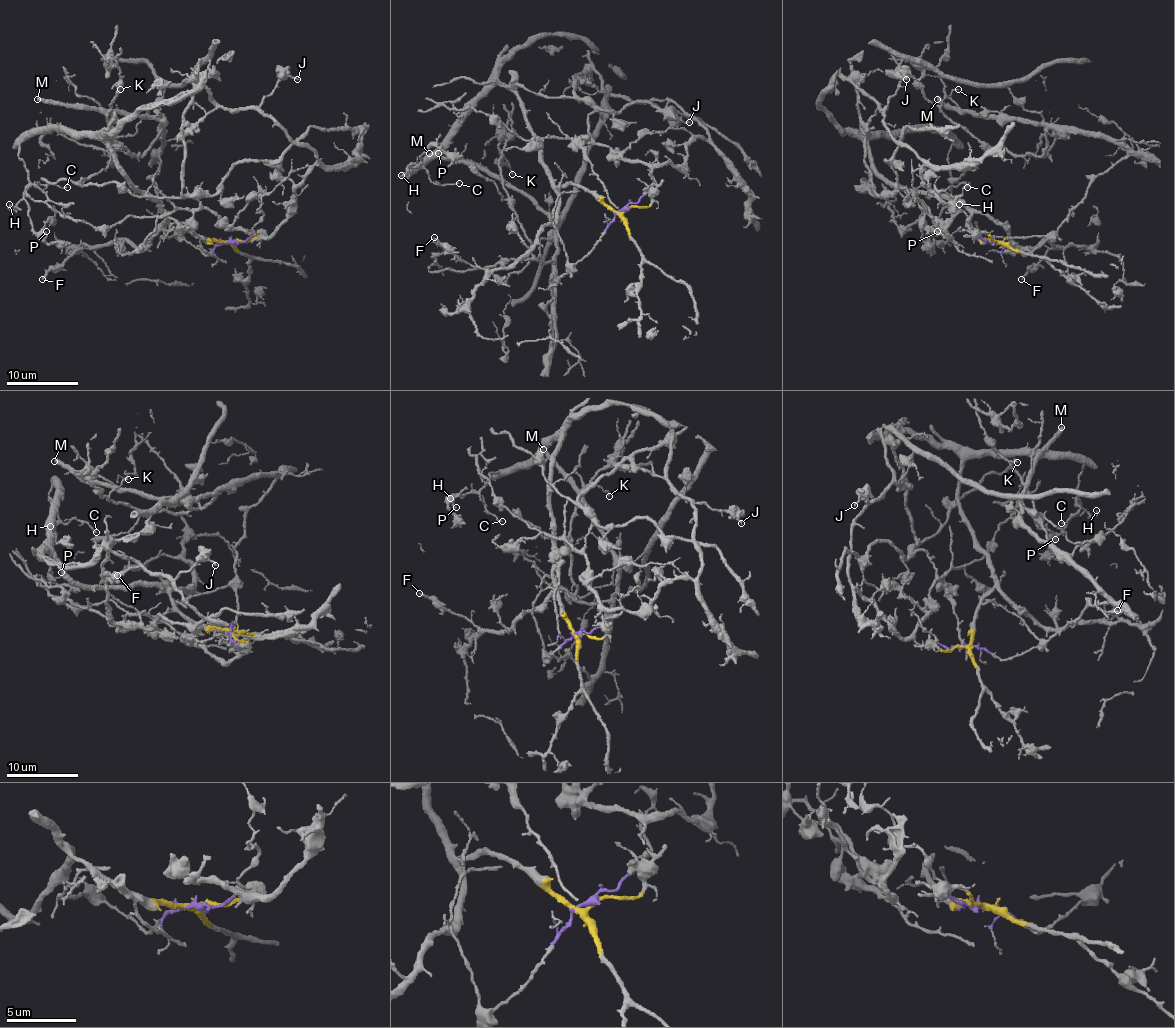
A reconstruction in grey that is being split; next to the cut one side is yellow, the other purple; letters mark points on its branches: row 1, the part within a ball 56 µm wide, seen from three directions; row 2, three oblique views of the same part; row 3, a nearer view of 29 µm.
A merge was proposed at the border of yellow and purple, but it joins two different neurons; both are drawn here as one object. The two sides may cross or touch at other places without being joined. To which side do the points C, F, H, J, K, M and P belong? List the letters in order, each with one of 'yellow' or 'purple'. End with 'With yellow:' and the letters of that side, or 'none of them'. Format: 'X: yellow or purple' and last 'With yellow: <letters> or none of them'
C: yellow
F: yellow
H: yellow
J: yellow
K: purple
M: purple
P: yellow
With yellow: C, F, H, J, P

